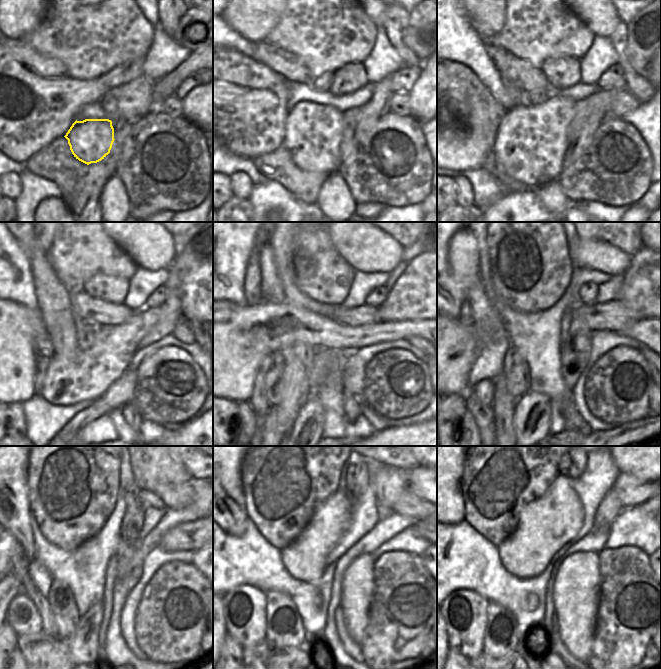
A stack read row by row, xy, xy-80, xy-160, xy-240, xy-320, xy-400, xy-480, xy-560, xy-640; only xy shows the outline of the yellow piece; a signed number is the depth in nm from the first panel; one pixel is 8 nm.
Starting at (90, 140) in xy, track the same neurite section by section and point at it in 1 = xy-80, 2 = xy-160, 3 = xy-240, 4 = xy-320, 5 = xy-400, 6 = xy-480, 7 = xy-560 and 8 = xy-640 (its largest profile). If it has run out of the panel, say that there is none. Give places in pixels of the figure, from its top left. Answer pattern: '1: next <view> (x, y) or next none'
1: next xy-80 (313, 134)
2: next xy-160 (531, 142)
3: next xy-240 (86, 375)
4: next xy-320 (416, 295)
5: next xy-400 (640, 294)
6: next xy-480 (22, 615)
7: next xy-560 (245, 606)
8: next xy-640 (465, 612)

